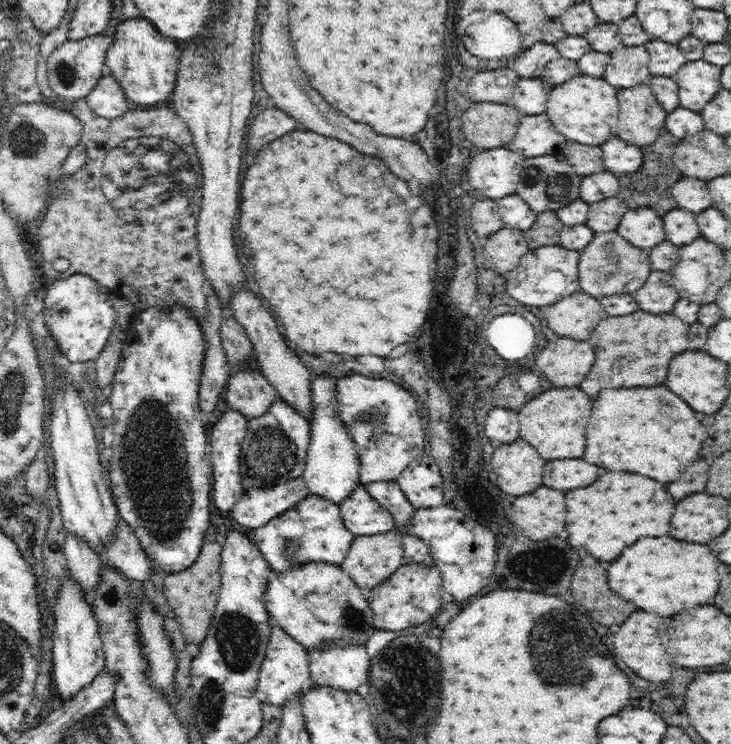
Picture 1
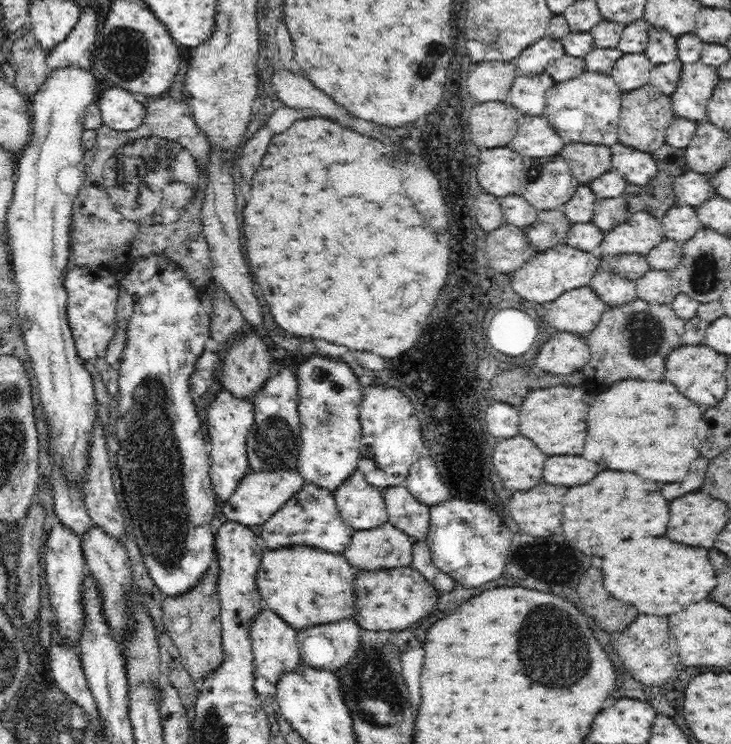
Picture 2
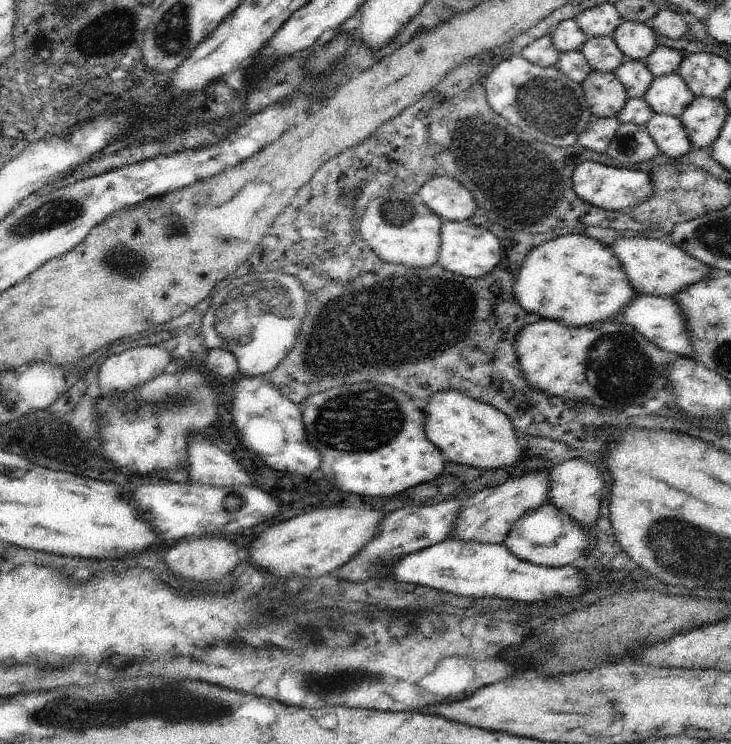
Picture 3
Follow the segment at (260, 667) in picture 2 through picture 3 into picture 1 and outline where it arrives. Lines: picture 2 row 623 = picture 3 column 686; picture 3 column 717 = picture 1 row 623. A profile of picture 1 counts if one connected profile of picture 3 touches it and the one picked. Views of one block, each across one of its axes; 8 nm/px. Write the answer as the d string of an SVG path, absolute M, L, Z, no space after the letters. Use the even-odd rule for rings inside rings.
M272 623L266 656L259 670L257 690L267 694L267 705L280 709L286 701L296 696L304 686L309 684L309 654L306 647L296 642L280 625Z

